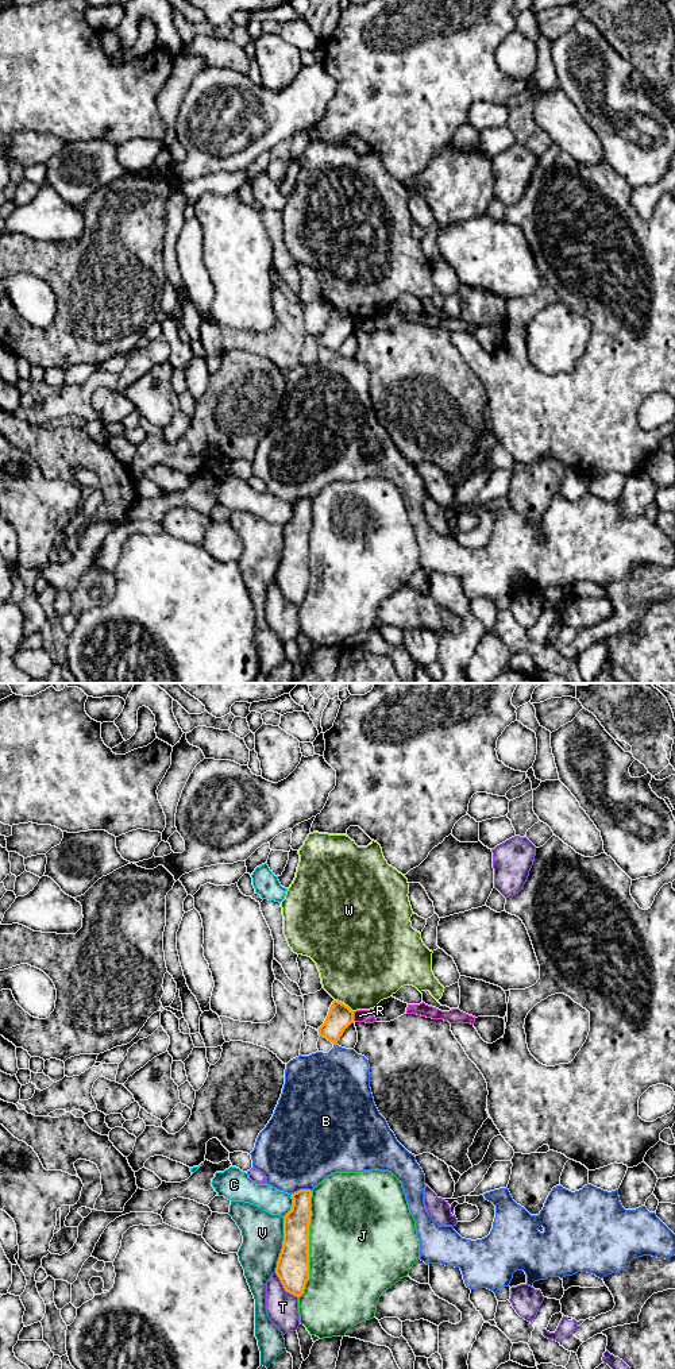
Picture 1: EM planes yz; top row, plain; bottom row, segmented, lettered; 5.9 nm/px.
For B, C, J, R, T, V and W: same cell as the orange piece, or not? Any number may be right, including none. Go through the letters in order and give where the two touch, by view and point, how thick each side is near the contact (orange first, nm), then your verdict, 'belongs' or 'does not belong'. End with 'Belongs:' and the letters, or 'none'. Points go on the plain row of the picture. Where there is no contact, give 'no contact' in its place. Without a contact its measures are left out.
B: contact yz (300, 498); calibres 160 and 480 nm; does not belong
C: contact yz (292, 515); calibres 160 and 150 nm; does not belong
J: contact yz (308, 554); calibres 190 and 500 nm; does not belong
R: contact yz (353, 324); calibres 150 and 80 nm; does not belong
T: contact yz (284, 596); calibres 190 and 190 nm; does not belong
V: contact yz (282, 554); calibres 190 and 240 nm; does not belong
W: contact yz (343, 312); calibres 150 and 480 nm; does not belong
Belongs: none

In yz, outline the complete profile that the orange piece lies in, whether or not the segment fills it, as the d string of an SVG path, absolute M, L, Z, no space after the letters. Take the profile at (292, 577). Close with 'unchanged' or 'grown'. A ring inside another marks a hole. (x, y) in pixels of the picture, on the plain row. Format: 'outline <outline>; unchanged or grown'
outline M310 498L292 502L292 518L284 525L284 549L275 582L286 601L300 606L309 589Z; unchanged

